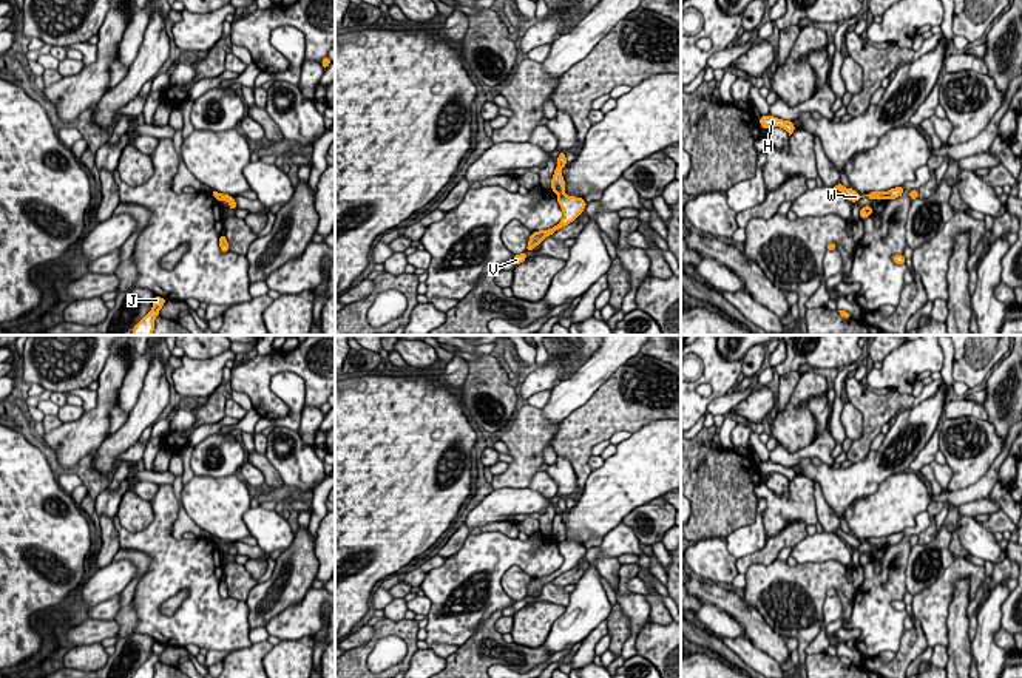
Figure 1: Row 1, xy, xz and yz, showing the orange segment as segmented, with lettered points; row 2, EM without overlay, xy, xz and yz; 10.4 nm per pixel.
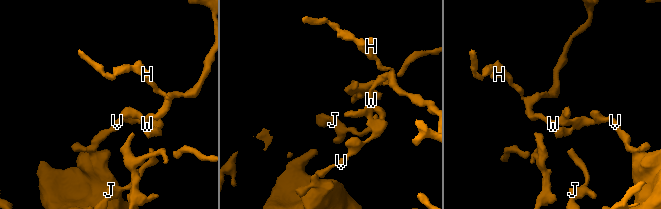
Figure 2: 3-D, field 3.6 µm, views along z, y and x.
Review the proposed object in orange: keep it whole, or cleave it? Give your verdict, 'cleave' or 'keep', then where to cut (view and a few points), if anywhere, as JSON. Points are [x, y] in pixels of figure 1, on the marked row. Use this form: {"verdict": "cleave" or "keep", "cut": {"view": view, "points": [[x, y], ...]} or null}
{"verdict": "cleave", "cut": {"view": "xz", "points": [[564, 193], [558, 196]]}}

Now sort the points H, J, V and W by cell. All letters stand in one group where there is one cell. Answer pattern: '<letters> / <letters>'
H W / J V

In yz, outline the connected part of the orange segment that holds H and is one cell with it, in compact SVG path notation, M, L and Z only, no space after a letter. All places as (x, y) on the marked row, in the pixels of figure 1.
M770 114L760 116L760 125L761 128L770 128L770 127L780 127L789 133L789 136L795 131L795 125L792 120L783 120L780 117L773 117Z

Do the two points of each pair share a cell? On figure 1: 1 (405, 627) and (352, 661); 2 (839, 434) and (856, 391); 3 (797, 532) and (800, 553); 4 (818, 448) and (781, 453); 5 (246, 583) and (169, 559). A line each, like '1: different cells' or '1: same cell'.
1: same cell
2: different cells
3: different cells
4: same cell
5: different cells

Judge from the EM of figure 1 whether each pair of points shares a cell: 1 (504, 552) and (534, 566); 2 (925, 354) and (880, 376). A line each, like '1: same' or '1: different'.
1: same
2: same

